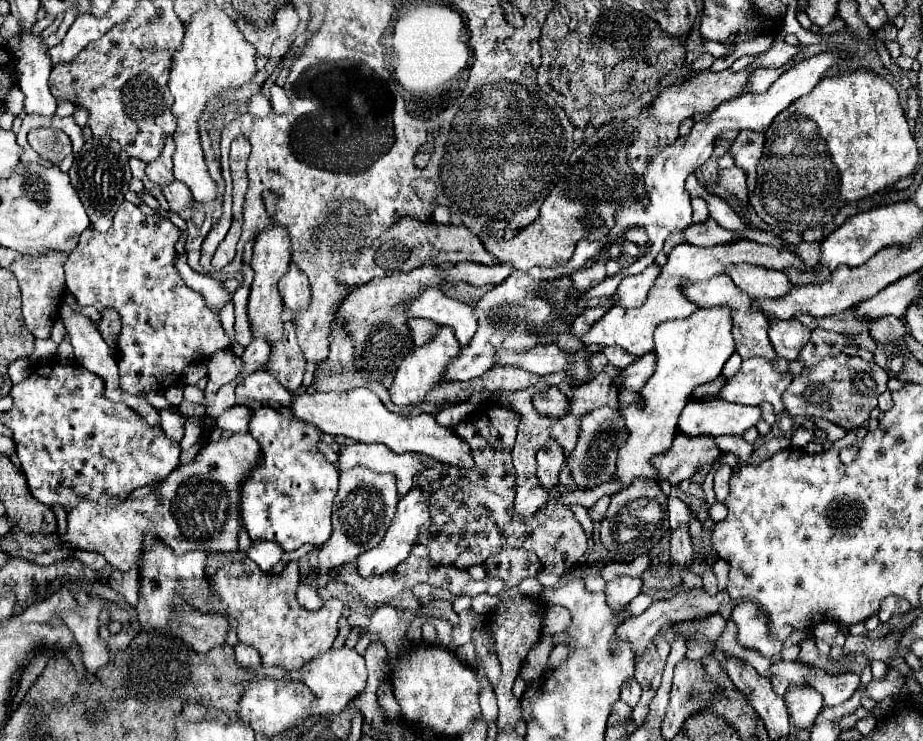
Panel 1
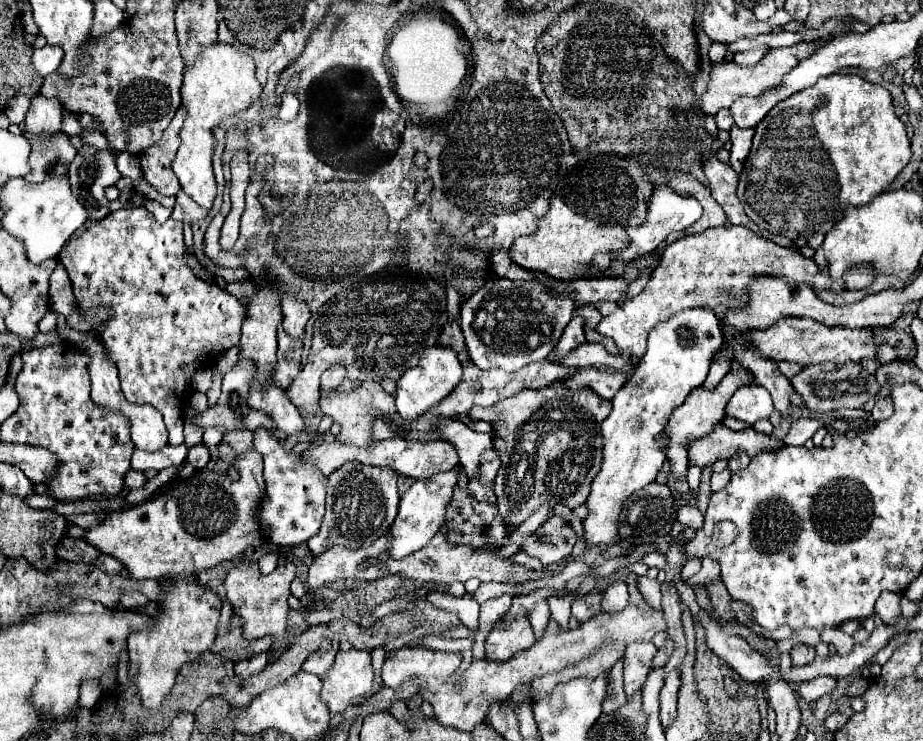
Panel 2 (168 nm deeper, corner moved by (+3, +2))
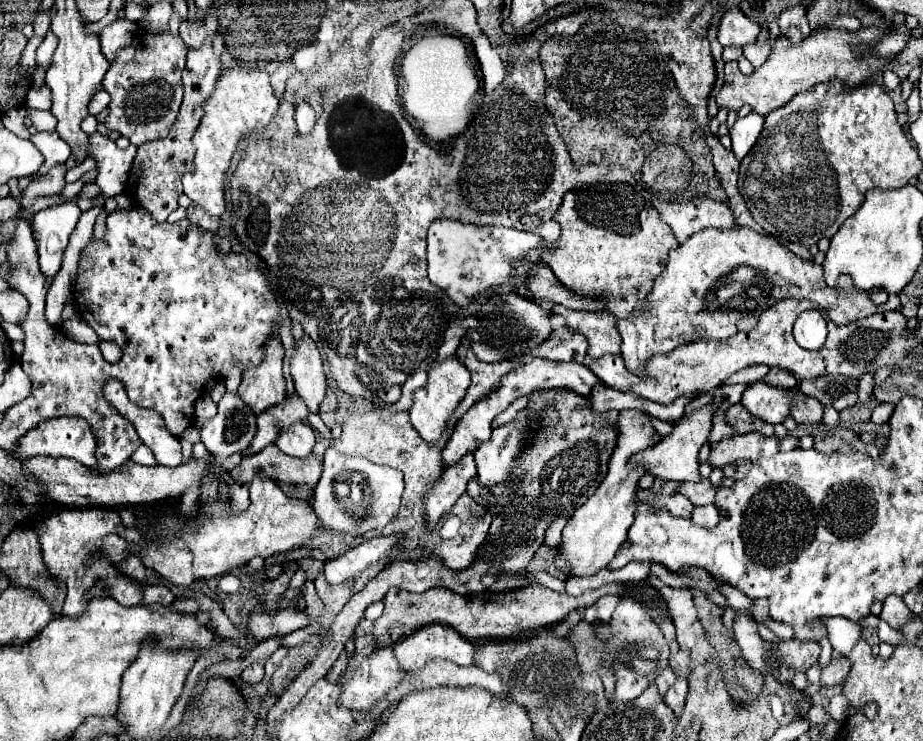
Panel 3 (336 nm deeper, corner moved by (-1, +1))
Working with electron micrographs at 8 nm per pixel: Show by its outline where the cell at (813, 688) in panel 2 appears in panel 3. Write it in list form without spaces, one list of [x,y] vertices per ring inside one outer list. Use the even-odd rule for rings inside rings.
[[[841,656],[837,660],[831,660],[829,666],[825,670],[821,670],[821,686],[835,686],[835,684],[841,684],[847,674],[851,670],[851,662],[849,658]]]

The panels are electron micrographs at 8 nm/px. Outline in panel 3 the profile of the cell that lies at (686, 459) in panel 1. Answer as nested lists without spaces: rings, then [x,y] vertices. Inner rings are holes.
[[[749,432],[749,434],[731,436],[717,444],[711,444],[711,454],[707,462],[711,466],[725,466],[735,460],[751,460],[755,464],[759,462],[759,458],[773,456],[775,452],[793,450],[797,446],[799,446],[799,440],[793,436],[787,436],[787,438],[769,436],[767,438],[763,434]]]

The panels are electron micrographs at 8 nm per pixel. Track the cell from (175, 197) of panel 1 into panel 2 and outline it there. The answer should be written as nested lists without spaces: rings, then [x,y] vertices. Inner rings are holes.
[[[183,191],[177,193],[177,203],[173,207],[173,219],[181,221],[181,223],[193,223],[199,221],[207,215],[207,209],[195,205],[195,201],[191,201],[191,197],[187,197]]]

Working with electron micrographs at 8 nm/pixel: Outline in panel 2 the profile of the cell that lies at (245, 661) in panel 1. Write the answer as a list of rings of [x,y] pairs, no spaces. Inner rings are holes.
[[[259,653],[259,655],[253,655],[249,659],[237,661],[235,663],[235,675],[245,679],[245,677],[251,677],[251,675],[263,671],[265,665],[267,665],[267,653]]]

